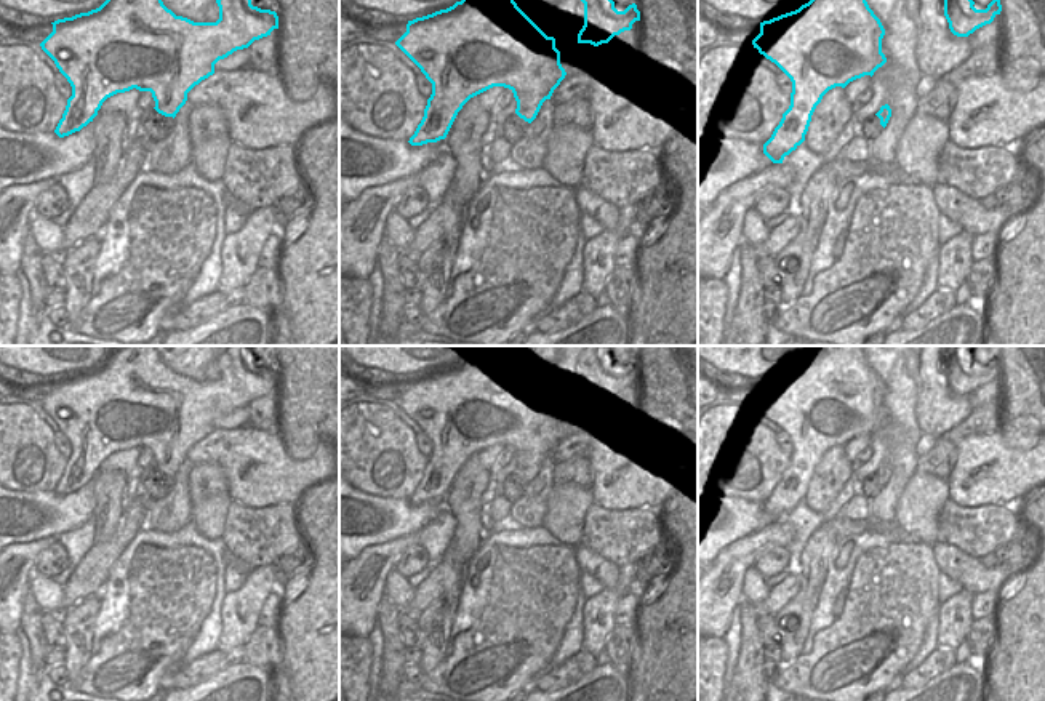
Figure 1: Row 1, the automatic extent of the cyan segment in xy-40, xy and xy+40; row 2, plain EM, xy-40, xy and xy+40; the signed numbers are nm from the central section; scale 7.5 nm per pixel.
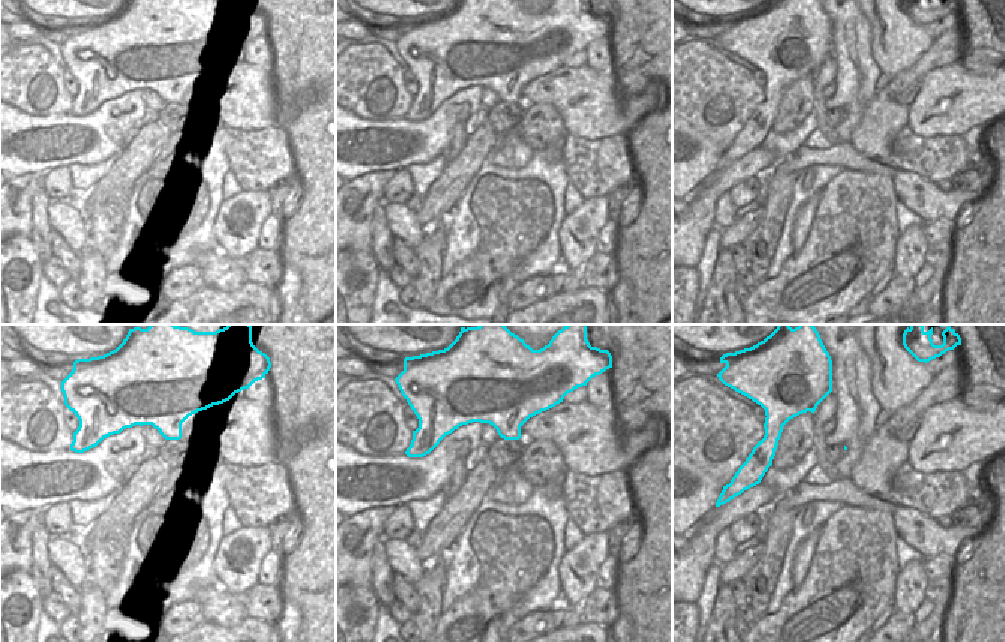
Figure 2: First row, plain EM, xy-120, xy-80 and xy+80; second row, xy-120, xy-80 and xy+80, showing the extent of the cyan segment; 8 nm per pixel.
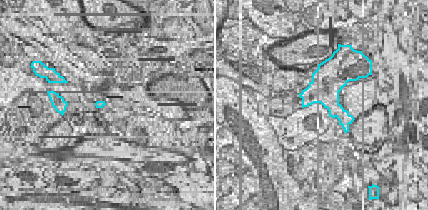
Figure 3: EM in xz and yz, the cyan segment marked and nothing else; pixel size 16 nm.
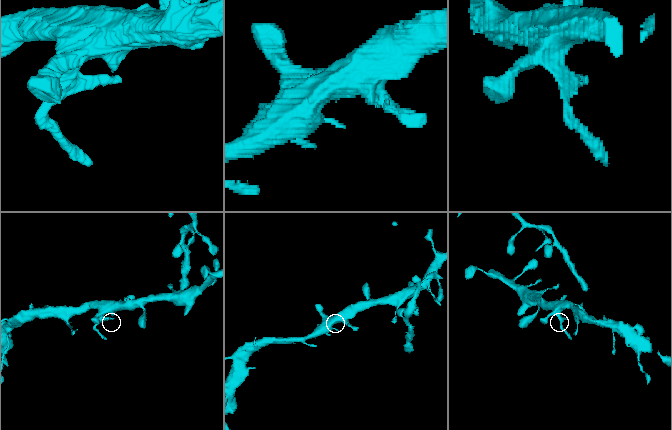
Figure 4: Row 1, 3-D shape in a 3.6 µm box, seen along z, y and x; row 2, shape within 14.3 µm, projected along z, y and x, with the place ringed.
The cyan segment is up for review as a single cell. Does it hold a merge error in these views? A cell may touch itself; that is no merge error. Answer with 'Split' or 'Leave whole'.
Split.

